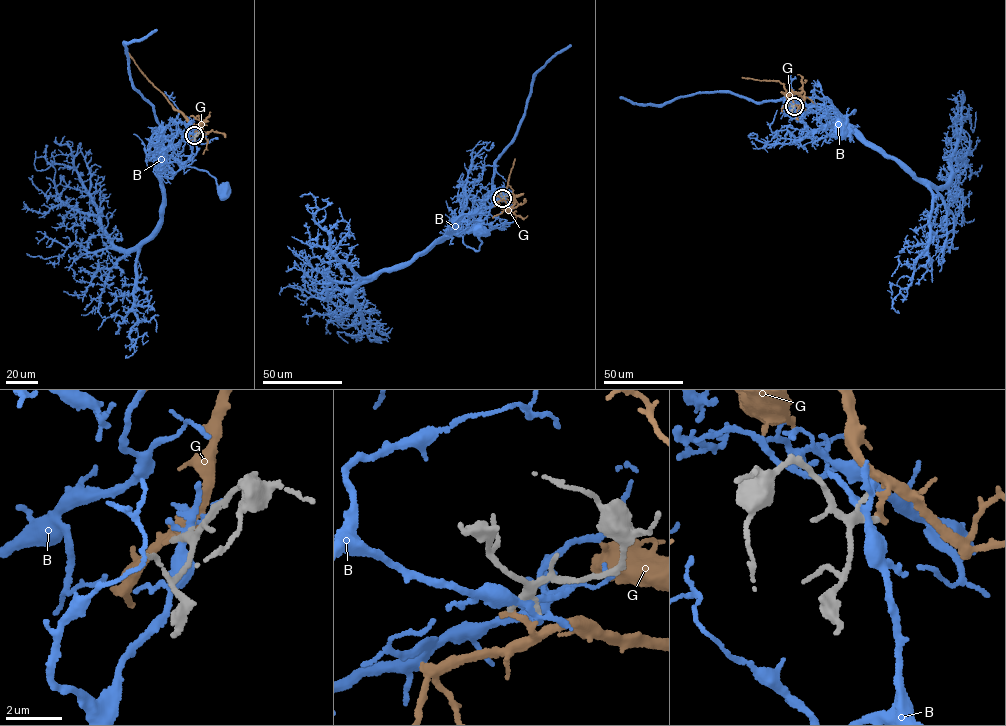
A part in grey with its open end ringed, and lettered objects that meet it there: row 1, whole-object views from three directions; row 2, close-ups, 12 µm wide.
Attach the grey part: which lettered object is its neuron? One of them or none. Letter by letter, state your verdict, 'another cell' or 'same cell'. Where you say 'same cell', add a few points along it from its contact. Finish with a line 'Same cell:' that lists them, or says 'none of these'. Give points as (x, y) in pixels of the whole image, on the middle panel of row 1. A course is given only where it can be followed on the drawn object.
B: another cell
G: another cell
Same cell: none of these

